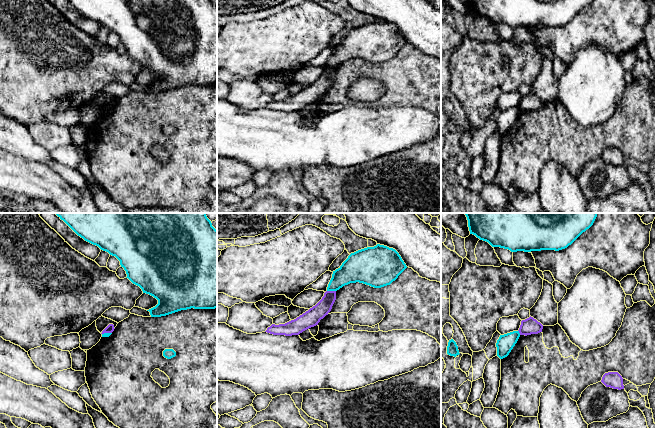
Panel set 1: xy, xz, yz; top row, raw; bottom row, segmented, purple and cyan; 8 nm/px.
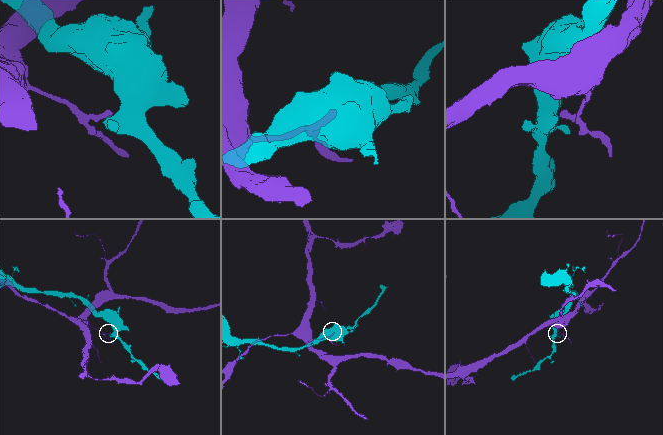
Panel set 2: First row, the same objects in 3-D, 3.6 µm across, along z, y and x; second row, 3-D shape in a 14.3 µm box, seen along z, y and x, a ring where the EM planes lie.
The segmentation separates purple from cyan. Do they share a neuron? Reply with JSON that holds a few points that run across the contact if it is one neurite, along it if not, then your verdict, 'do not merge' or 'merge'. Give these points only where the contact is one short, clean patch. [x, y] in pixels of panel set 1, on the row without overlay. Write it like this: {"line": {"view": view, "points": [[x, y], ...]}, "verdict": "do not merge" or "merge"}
{"line": {"view": "xz", "points": [[327, 66], [335, 67]]}, "verdict": "do not merge"}

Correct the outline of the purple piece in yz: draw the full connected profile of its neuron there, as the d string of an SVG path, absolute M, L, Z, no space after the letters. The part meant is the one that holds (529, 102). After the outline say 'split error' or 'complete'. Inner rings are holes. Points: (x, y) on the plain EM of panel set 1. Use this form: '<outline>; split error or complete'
M530 92L529 94L521 97L521 101L518 107L520 111L527 112L531 110L538 110L542 108L542 105L543 101Z; complete

